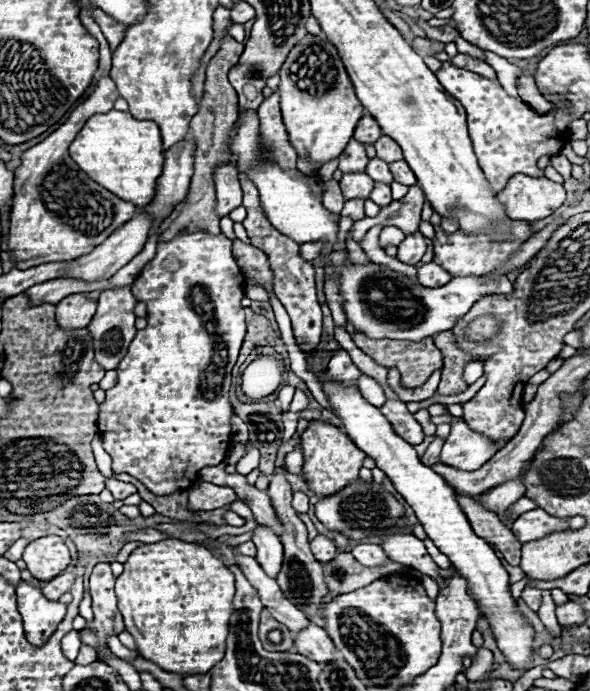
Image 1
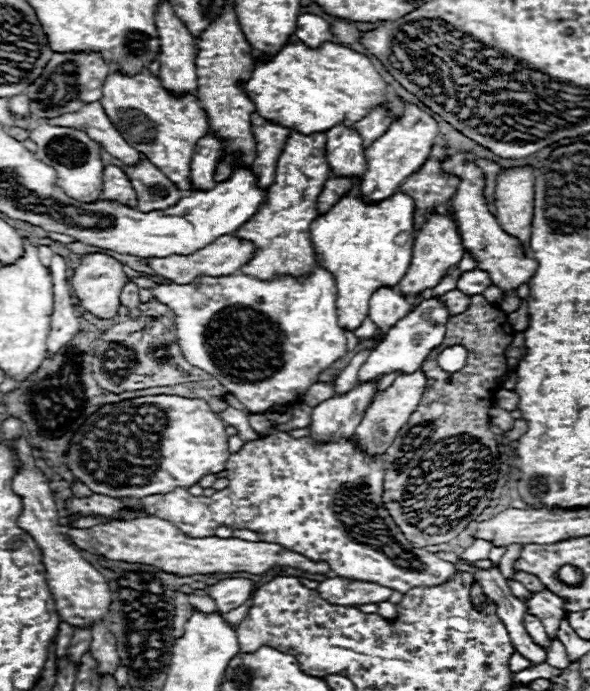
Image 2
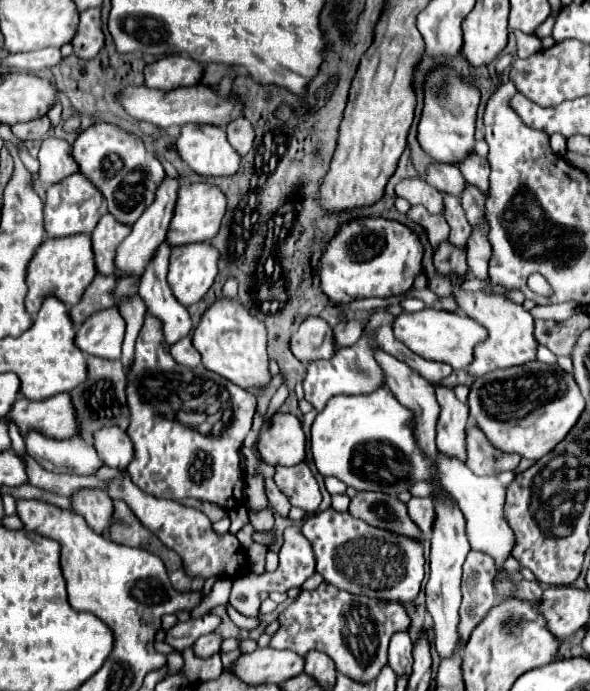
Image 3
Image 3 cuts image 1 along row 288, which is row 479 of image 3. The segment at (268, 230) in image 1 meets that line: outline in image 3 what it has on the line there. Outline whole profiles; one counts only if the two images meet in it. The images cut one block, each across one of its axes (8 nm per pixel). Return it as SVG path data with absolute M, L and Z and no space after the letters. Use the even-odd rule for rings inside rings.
M300 462L290 468L276 466L274 480L276 480L278 488L288 496L292 506L302 508L308 514L318 510L318 506L322 502L322 494L318 490L318 482L306 462Z

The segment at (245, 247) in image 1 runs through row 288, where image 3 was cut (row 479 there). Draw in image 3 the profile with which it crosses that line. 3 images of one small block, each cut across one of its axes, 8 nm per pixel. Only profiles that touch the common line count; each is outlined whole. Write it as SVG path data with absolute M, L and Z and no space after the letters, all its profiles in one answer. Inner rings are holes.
M272 478L266 480L266 496L268 496L268 502L270 502L272 510L286 518L286 516L288 516L288 510L290 510L290 502L288 502L288 498L278 490L278 486L276 486L276 482L274 482Z

